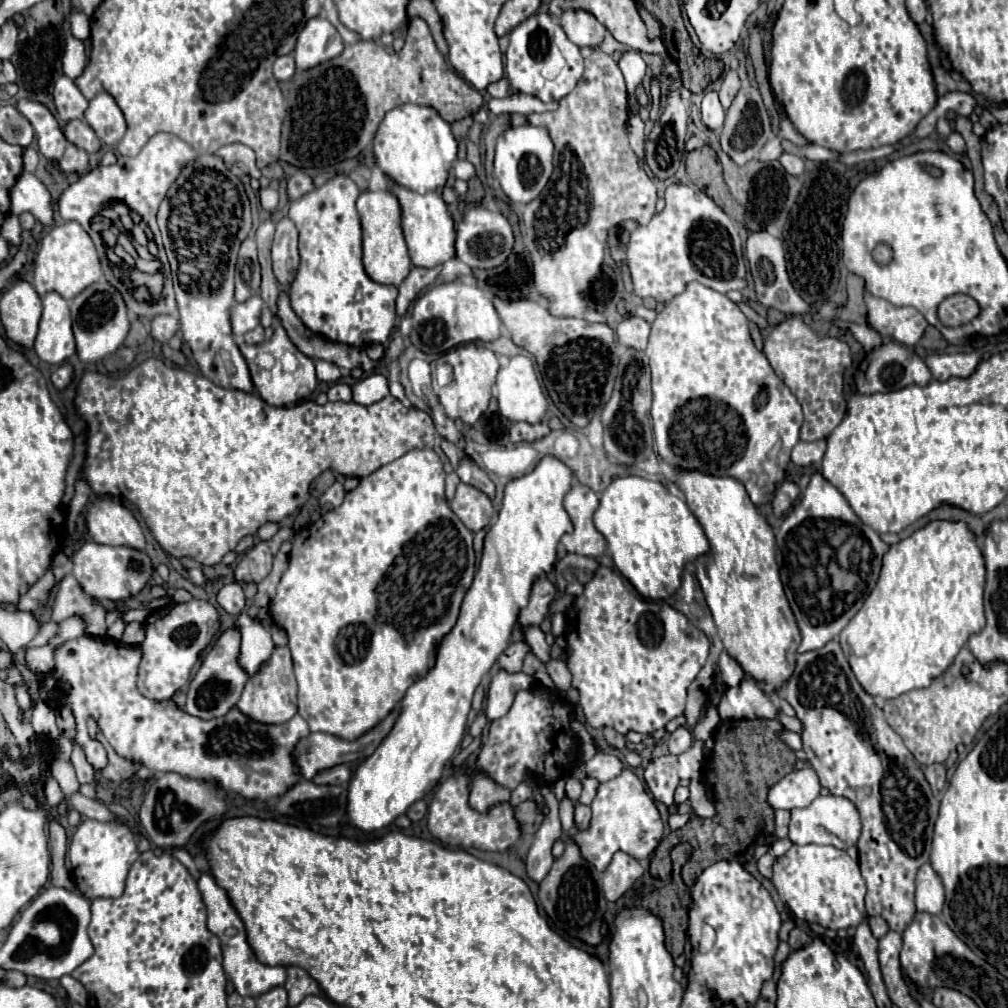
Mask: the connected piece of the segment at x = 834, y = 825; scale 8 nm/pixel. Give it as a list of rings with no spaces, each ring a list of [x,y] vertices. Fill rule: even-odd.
[[[819,795],[809,807],[791,809],[789,821],[789,839],[797,845],[817,843],[817,845],[833,845],[837,849],[847,849],[857,843],[861,835],[861,821],[853,801],[837,795]]]

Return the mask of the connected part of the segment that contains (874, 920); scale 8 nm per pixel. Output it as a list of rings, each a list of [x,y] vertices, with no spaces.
[[[869,917],[869,919],[867,919],[867,923],[869,923],[871,933],[873,933],[873,937],[875,937],[875,939],[883,937],[883,935],[889,931],[889,925],[885,923],[885,919],[883,919],[883,917]]]

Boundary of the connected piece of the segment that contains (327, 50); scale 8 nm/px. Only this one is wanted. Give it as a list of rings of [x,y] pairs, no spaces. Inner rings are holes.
[[[313,17],[305,23],[295,43],[297,69],[311,69],[323,61],[337,57],[343,51],[343,41],[337,29],[323,17]]]

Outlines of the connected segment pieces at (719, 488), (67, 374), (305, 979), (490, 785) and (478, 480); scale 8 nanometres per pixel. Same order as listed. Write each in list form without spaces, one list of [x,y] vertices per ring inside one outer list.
[[[679,471],[677,487],[681,489],[689,509],[701,523],[711,549],[701,555],[697,565],[697,579],[705,593],[707,605],[717,625],[717,633],[723,641],[725,651],[743,667],[745,675],[763,685],[763,691],[773,695],[779,687],[783,687],[795,671],[795,655],[801,643],[801,631],[789,607],[789,601],[783,591],[783,583],[779,579],[779,567],[775,561],[775,535],[763,515],[759,515],[757,507],[751,503],[747,491],[733,477],[711,477],[703,473]]]
[[[63,363],[53,375],[51,375],[51,383],[55,385],[55,389],[65,389],[71,383],[73,377],[73,367],[69,363]]]
[[[287,967],[285,989],[289,993],[289,1005],[299,1005],[299,1001],[303,1001],[303,997],[307,997],[311,993],[321,995],[317,981],[311,979],[309,973],[301,967]]]
[[[485,773],[475,775],[471,779],[471,791],[469,791],[469,805],[471,809],[479,813],[487,813],[493,805],[509,801],[511,793],[509,789],[503,789],[495,781],[491,781]]]
[[[463,455],[461,461],[459,461],[459,467],[455,469],[455,473],[459,475],[459,479],[461,479],[463,483],[469,483],[469,485],[481,489],[481,491],[487,493],[491,499],[495,497],[495,485],[493,485],[493,481],[489,479],[489,475],[487,475],[471,457]]]

